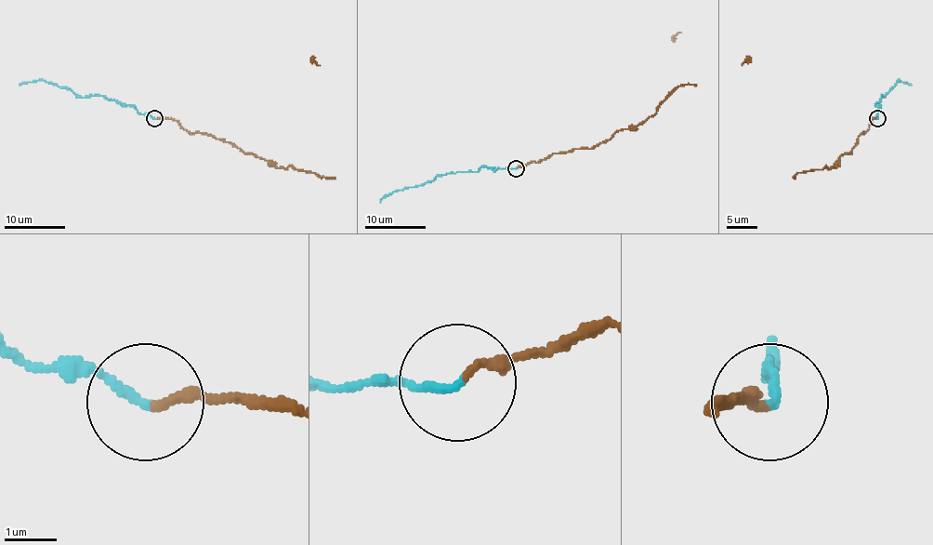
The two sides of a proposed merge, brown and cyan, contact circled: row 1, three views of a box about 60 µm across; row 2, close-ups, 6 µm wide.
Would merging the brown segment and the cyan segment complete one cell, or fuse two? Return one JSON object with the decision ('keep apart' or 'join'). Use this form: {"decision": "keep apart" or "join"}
{"decision": "join"}

